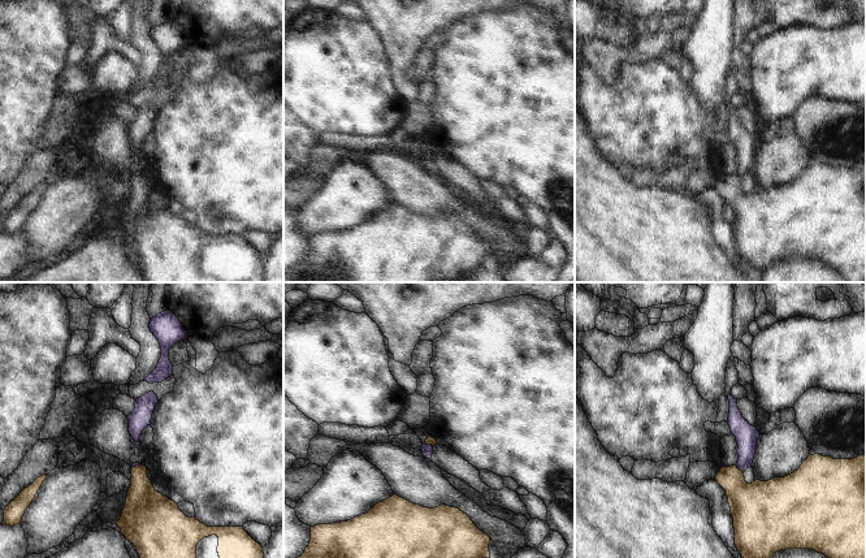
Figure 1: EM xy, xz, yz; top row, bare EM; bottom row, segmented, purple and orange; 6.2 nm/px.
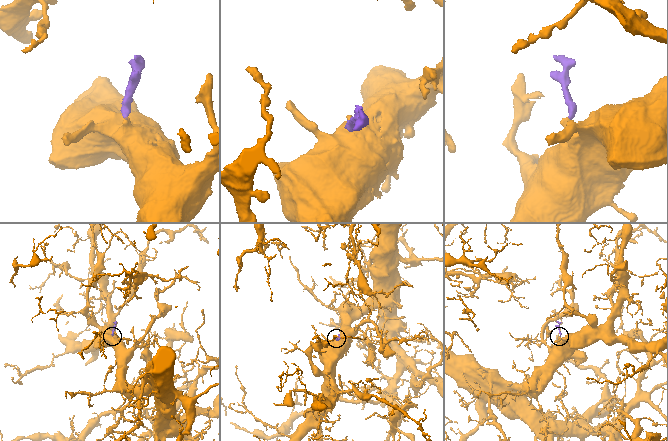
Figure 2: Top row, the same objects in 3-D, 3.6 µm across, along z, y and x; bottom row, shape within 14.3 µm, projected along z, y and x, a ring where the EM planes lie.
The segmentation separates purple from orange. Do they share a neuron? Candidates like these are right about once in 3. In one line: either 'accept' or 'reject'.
accept

